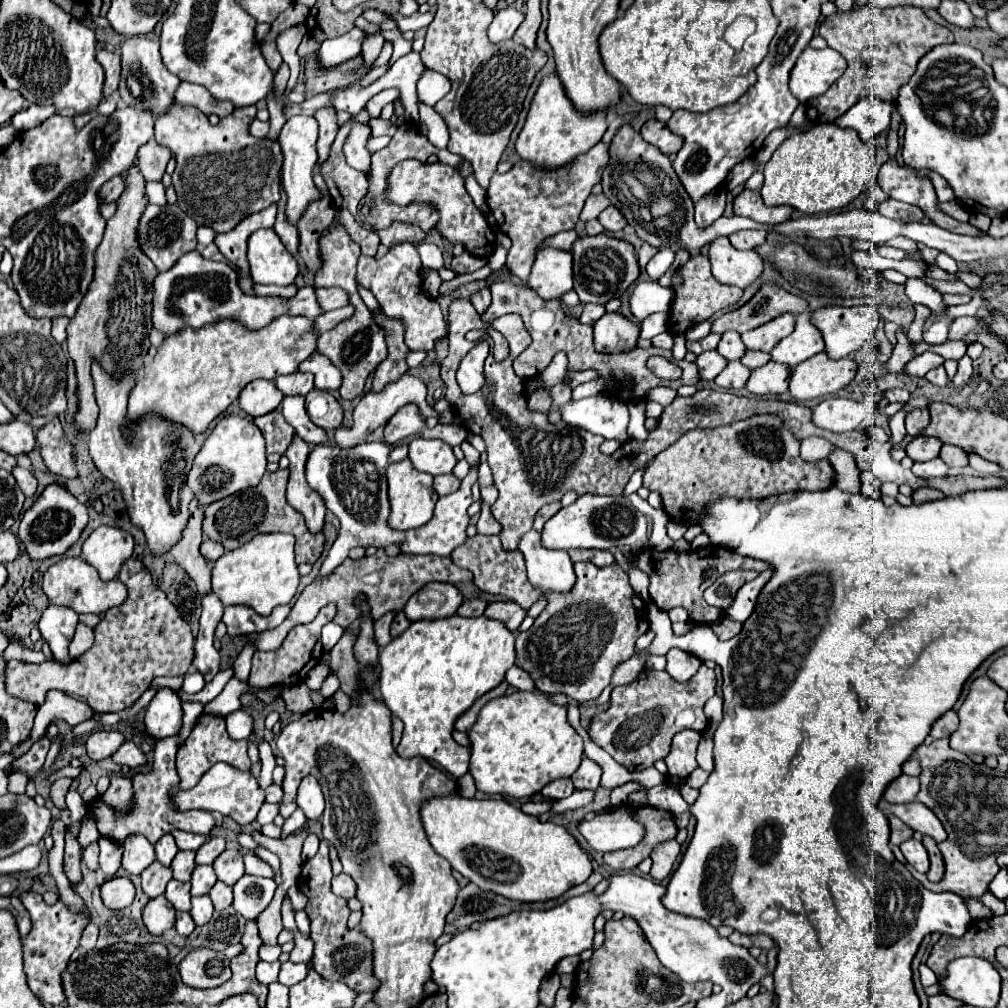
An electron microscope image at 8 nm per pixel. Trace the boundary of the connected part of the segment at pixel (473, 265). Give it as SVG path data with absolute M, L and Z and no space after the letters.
M465 251L462 255L454 257L451 269L458 274L472 273L488 263L487 258L476 257Z

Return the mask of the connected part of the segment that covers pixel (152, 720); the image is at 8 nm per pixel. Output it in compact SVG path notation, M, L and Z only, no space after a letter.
M159 689L145 709L145 727L147 733L155 739L177 735L183 725L181 697L173 689Z

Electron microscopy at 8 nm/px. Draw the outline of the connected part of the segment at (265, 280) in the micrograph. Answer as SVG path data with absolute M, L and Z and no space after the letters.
M273 229L255 231L247 241L251 279L263 285L291 285L299 273L297 261L287 253Z

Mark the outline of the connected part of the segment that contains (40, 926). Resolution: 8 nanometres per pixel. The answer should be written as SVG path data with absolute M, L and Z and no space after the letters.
M23 891L19 895L21 903L31 915L31 933L23 937L23 961L29 989L45 1003L59 1005L65 1003L65 991L61 987L61 975L67 969L69 955L77 949L81 939L81 929L85 927L85 919L77 913L71 913L63 903L47 905L43 897L35 891Z

